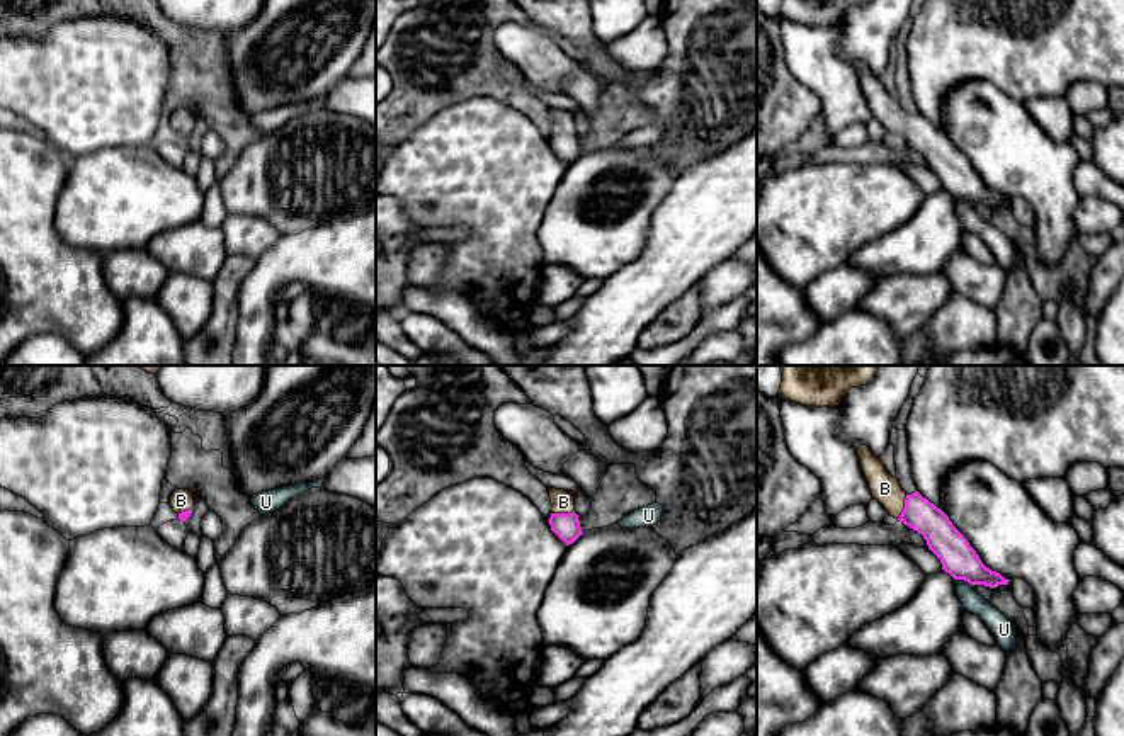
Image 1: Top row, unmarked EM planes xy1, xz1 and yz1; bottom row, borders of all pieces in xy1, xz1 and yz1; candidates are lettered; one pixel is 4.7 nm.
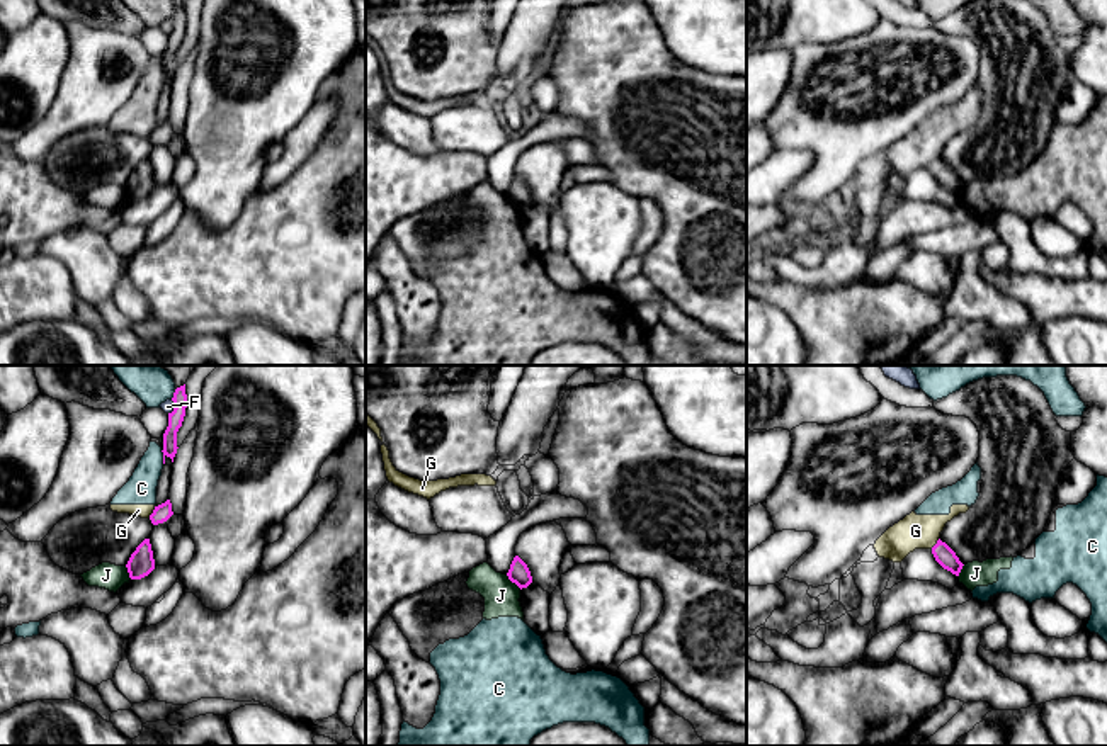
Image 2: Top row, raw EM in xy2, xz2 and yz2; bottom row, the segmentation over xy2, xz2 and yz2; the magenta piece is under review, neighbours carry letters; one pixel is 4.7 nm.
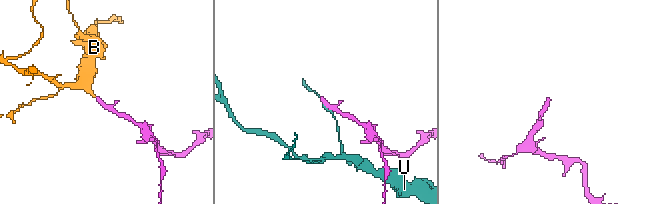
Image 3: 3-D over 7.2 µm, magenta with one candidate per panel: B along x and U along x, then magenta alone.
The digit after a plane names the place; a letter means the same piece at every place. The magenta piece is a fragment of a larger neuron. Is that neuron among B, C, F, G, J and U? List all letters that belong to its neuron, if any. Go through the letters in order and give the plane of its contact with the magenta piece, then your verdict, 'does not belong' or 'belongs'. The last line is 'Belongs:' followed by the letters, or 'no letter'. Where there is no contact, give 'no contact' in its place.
B: meets magenta in yz1; belongs
C: meets magenta in xy2; does not belong
F: meets magenta in xy2; does not belong
G: meets magenta in xy2; does not belong
J: meets magenta in xz2; does not belong
U: meets magenta in yz1; does not belong
Belongs: B

